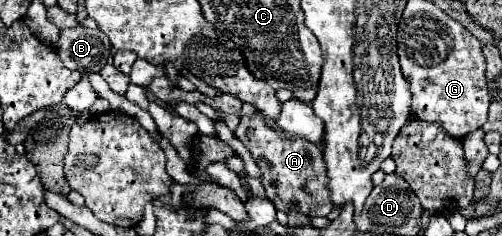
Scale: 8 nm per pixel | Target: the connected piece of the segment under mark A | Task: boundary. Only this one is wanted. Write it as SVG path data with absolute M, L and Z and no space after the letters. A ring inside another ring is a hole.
M255 112L251 118L241 118L235 130L235 138L239 138L251 152L255 164L261 170L265 196L275 204L277 210L283 210L285 214L289 214L291 210L299 210L309 218L327 216L333 210L333 202L329 202L329 190L325 186L329 178L325 178L325 162L319 146L299 136L291 136L293 140L283 140L263 122L259 112Z

